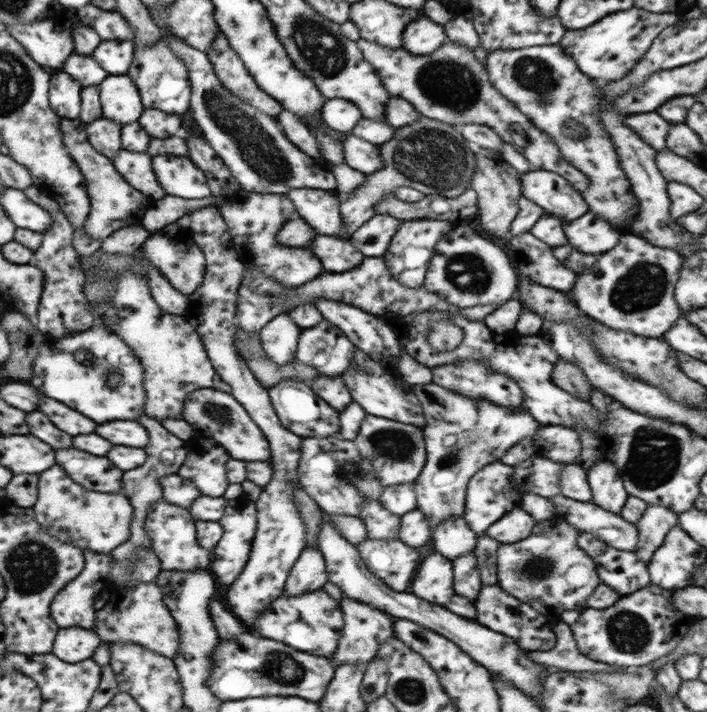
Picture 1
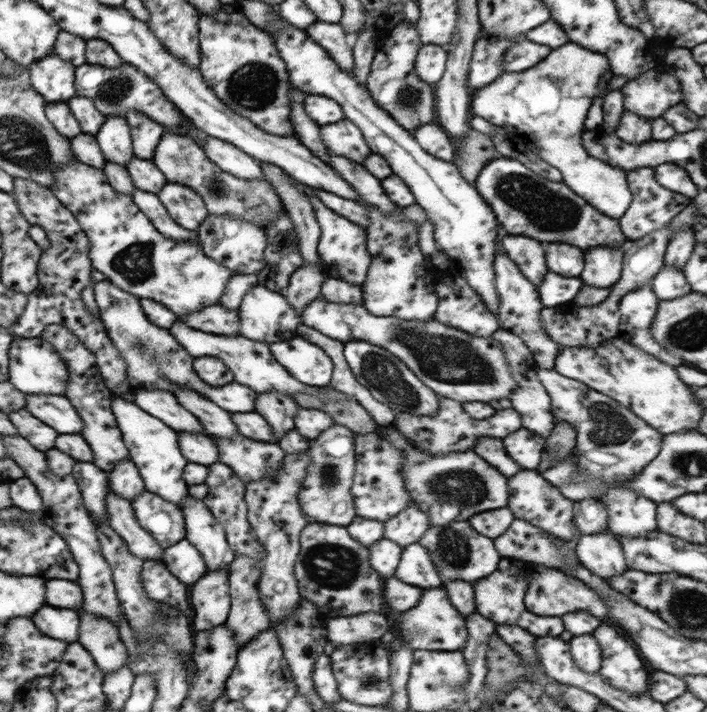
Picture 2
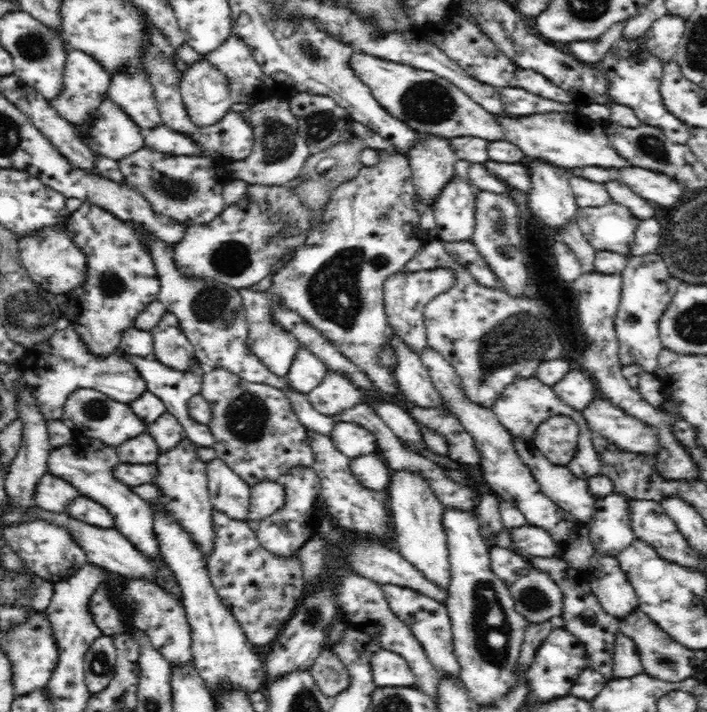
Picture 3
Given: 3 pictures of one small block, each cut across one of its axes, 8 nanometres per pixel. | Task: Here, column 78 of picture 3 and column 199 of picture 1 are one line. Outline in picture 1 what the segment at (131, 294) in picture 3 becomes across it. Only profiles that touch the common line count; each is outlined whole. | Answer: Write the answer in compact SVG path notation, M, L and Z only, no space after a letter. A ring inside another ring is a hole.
M214 205L198 208L190 214L184 214L176 225L195 233L195 244L200 246L206 257L205 275L202 284L189 294L189 316L187 321L197 329L206 353L214 370L226 384L230 385L231 395L246 409L250 418L265 434L269 447L273 477L263 487L255 501L257 510L257 529L252 539L250 558L239 578L228 588L224 603L244 626L253 629L256 619L270 602L284 594L290 571L306 549L306 527L293 501L293 492L299 486L298 463L301 455L303 437L284 428L275 413L268 394L268 389L252 375L246 362L236 351L234 345L234 318L237 311L238 291L245 271L243 256L236 252L232 235L221 216L220 209Z

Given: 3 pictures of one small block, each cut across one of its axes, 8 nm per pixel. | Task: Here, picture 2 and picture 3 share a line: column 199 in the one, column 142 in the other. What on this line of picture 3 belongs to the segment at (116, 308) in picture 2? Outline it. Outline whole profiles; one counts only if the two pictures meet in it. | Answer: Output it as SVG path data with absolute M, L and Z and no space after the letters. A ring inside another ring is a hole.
M69 325L62 330L56 329L47 341L33 344L26 350L20 364L26 372L22 378L35 398L38 410L48 420L58 420L64 414L64 404L69 394L78 388L92 388L103 392L116 402L130 404L147 388L144 377L136 370L134 363L127 360L127 354L116 350L104 358L95 356L80 339L80 334Z

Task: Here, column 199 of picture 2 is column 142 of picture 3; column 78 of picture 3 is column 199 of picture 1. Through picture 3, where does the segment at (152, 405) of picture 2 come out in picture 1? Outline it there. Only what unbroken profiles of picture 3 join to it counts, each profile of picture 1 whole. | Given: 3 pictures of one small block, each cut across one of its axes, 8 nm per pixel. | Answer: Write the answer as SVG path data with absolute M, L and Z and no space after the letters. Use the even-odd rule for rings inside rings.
M199 388L191 392L185 398L182 419L194 428L197 436L216 440L234 460L270 461L271 448L265 434L229 392L215 388Z

